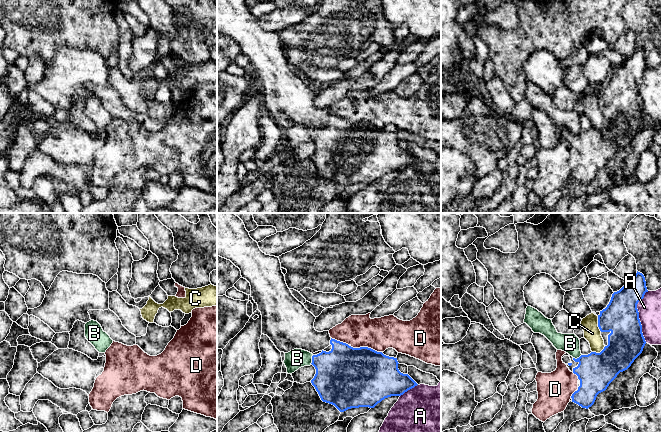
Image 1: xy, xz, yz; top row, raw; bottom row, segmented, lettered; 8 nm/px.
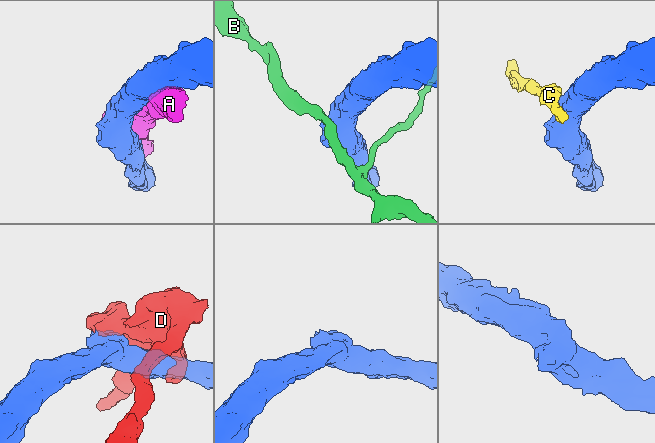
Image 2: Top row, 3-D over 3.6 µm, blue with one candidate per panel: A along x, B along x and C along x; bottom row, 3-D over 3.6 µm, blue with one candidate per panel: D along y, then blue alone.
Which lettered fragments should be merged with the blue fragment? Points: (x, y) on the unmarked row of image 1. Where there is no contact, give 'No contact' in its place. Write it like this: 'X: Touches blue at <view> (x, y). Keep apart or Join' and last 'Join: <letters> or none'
A: Touches blue at yz (638, 92). Keep apart
B: Touches blue at xz (312, 135). Keep apart
C: Touches blue at yz (598, 100). Keep apart
D: Touches blue at xz (366, 123). Keep apart
Join: none

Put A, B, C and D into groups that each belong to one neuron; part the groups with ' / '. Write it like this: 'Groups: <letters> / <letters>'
Groups: A / B / C / D

